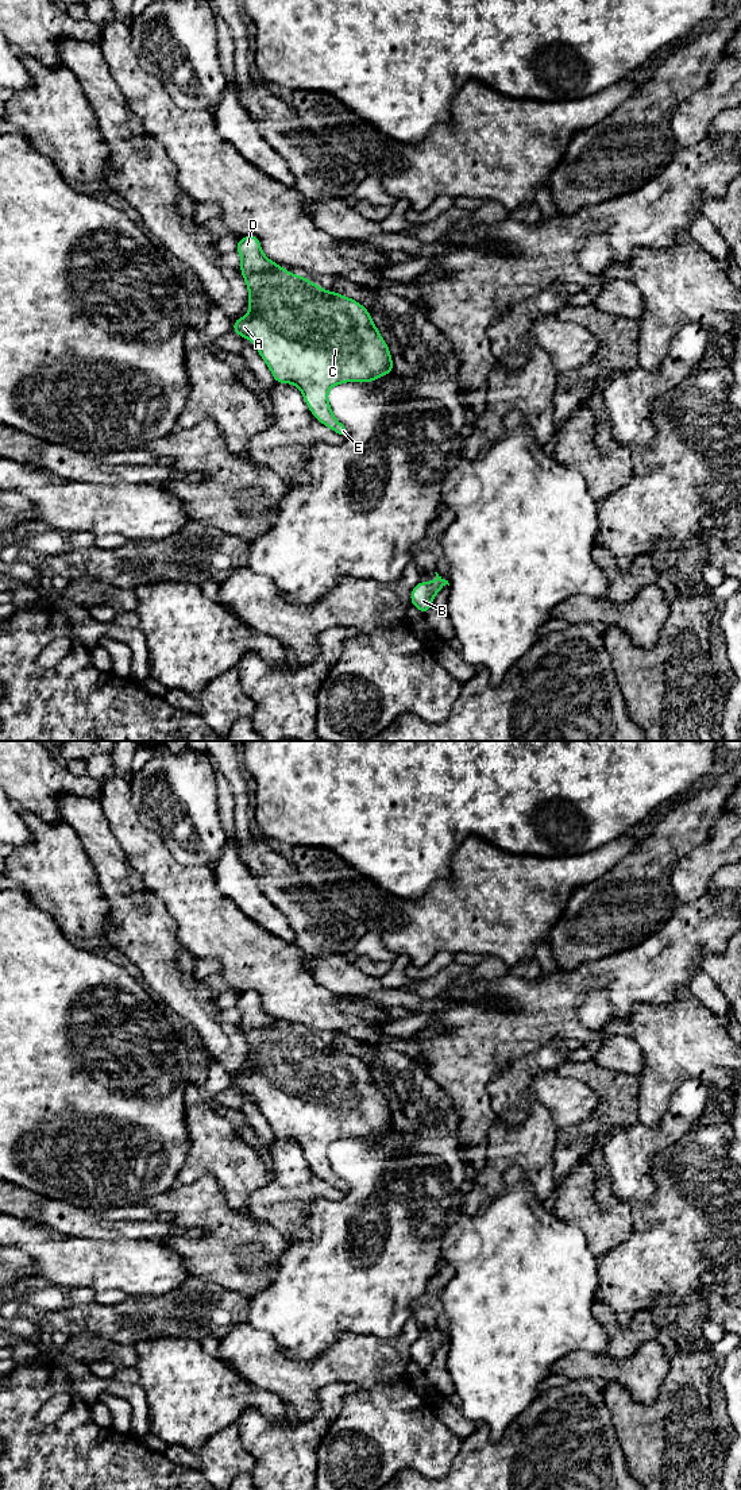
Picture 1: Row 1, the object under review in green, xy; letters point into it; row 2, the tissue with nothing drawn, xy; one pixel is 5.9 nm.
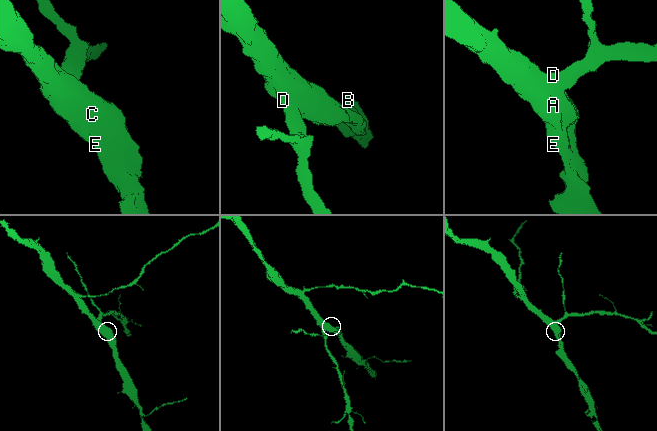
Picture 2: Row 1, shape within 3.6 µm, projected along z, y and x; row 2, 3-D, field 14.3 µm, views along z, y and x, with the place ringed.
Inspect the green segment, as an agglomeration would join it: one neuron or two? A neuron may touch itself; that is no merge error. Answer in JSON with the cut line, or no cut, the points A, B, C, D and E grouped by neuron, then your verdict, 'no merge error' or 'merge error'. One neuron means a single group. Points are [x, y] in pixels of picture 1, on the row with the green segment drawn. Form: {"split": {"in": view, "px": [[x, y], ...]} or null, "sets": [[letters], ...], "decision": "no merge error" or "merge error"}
{"split": null, "sets": [["A", "B", "C", "D", "E"]], "decision": "no merge error"}

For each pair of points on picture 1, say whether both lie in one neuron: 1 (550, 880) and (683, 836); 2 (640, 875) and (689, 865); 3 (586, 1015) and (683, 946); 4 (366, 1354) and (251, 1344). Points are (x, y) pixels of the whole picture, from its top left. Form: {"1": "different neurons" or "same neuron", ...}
{"1": "different neurons", "2": "different neurons", "3": "different neurons", "4": "same neuron"}

